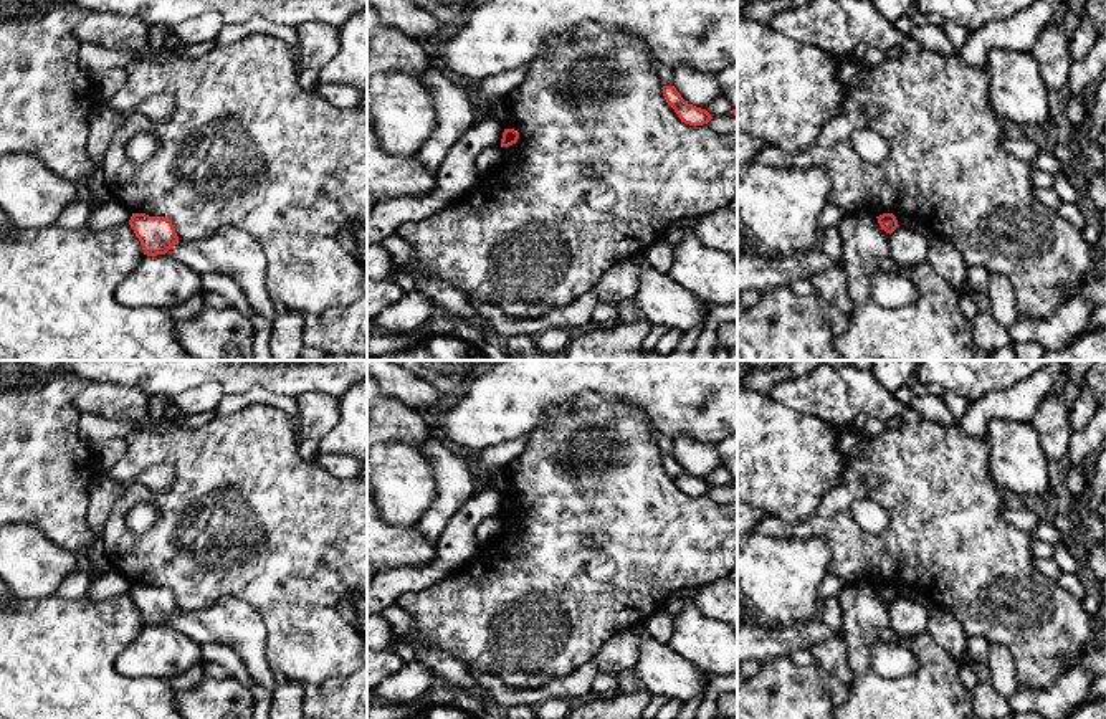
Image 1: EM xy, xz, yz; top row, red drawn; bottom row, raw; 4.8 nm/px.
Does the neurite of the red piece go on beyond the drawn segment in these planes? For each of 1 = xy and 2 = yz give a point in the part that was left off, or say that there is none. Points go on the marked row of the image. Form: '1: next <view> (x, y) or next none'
1: next none
2: next none

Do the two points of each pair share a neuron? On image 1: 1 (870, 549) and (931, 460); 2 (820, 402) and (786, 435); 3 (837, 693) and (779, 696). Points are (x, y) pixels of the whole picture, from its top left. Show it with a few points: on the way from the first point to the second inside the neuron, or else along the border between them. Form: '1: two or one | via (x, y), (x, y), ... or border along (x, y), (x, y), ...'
1: one | via (895, 534), (931, 498), (931, 485)
2: two | border along (772, 397), (794, 410), (817, 415), (839, 428)
3: one | via (822, 693), (794, 696)

